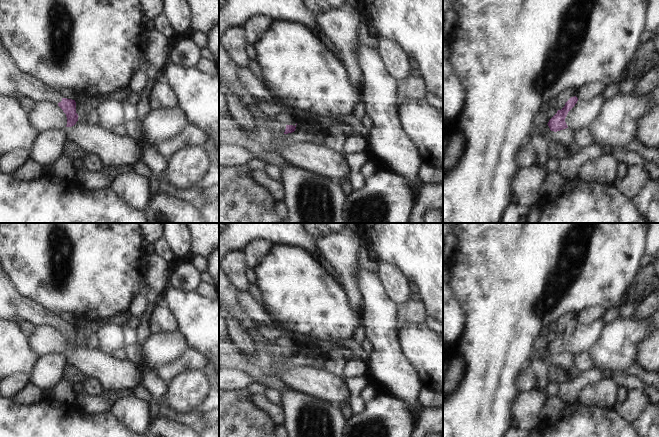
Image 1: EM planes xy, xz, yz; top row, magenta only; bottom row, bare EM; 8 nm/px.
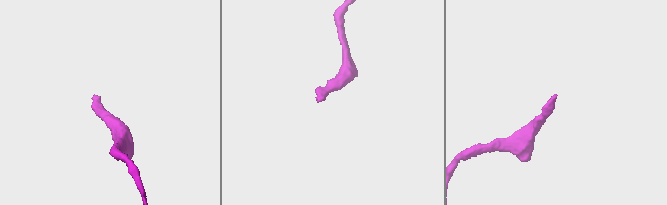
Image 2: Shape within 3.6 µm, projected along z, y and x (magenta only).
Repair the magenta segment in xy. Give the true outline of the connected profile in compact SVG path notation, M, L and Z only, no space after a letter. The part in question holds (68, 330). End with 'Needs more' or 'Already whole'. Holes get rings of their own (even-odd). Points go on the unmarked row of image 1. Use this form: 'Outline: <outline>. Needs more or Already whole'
Outline: M0 262L0 320L7 322L29 322L35 327L51 326L57 328L67 341L66 351L78 345L76 326L62 322L55 314L18 292Z. Needs more

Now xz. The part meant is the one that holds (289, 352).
Outline: M254 340L255 352L253 354L245 353L247 360L255 367L264 370L279 359L294 356L296 349L286 349L274 343L267 341Z. Needs more

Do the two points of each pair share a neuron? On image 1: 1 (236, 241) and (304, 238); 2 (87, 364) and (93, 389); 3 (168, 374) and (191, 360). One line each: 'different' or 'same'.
1: same
2: different
3: same

